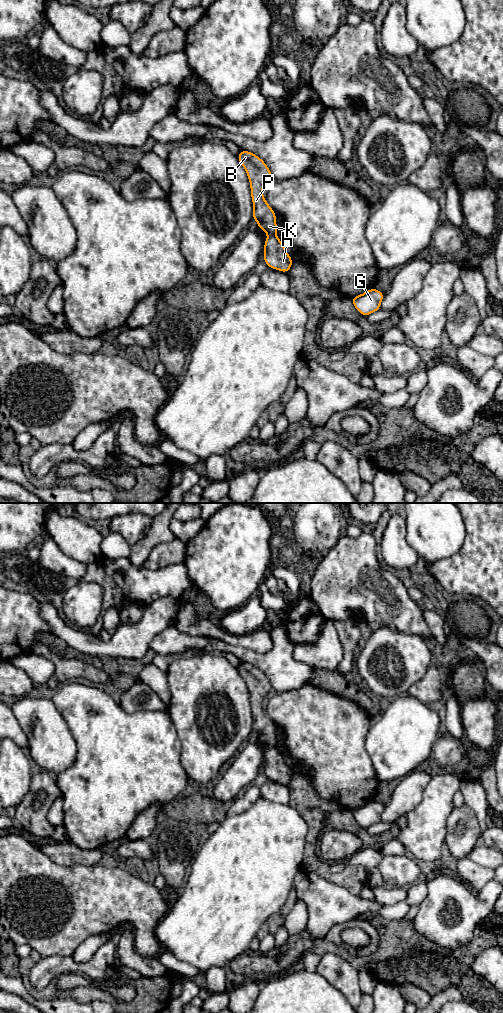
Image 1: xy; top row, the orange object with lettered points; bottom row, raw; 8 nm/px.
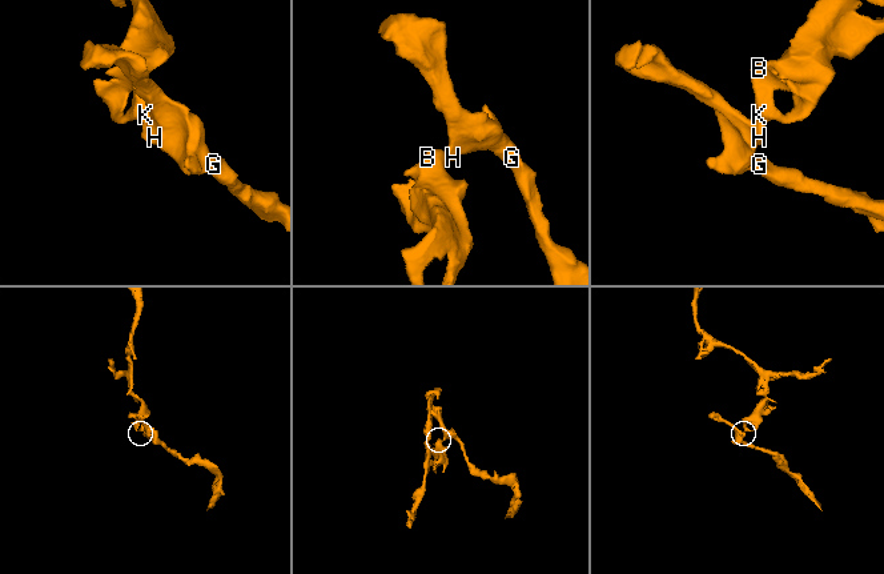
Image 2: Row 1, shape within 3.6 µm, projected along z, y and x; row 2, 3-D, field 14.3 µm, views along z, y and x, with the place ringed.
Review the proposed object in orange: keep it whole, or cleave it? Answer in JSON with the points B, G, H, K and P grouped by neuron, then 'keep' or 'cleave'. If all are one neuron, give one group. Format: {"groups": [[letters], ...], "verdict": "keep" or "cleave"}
{"groups": [["B", "K", "P"], ["G", "H"]], "verdict": "cleave"}

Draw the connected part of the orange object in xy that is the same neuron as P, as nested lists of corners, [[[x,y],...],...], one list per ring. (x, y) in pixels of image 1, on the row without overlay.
[[[241,662],[237,670],[250,693],[251,711],[254,718],[252,731],[257,733],[258,741],[264,742],[268,749],[276,747],[276,726],[262,706],[267,694],[273,690],[271,683],[260,669],[250,663]]]

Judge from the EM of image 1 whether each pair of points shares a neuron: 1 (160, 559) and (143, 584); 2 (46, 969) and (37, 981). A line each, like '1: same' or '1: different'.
1: different
2: same

